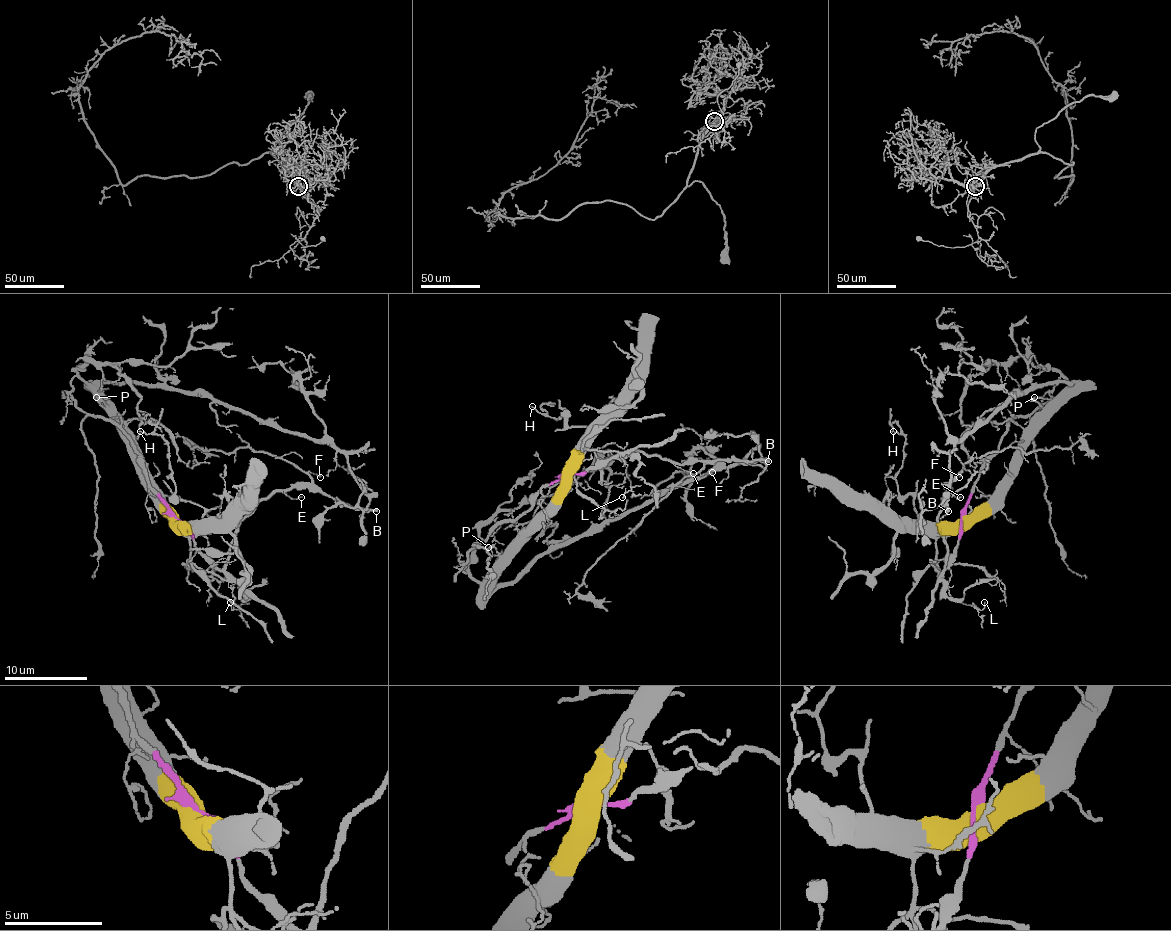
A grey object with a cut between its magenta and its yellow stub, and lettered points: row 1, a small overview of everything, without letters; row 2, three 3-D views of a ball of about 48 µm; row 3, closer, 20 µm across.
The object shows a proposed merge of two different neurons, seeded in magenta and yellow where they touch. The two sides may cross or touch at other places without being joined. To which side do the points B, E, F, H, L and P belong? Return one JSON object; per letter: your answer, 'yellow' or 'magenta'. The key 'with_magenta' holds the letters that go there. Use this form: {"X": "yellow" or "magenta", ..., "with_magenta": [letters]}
{"B": "magenta", "E": "magenta", "F": "magenta", "H": "yellow", "L": "magenta", "P": "yellow", "with_magenta": ["B", "E", "F", "L"]}

